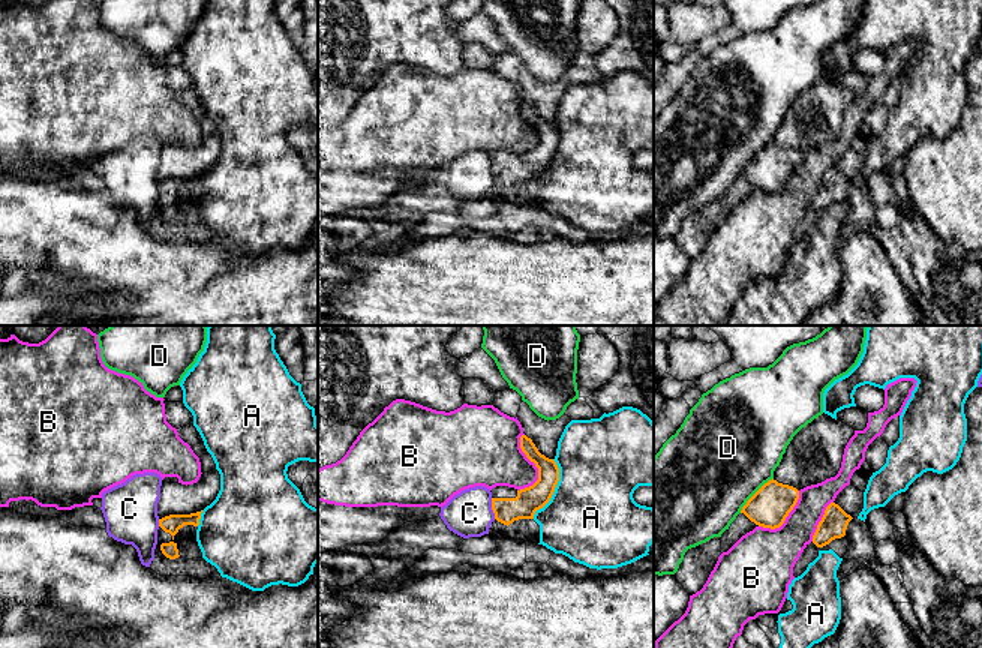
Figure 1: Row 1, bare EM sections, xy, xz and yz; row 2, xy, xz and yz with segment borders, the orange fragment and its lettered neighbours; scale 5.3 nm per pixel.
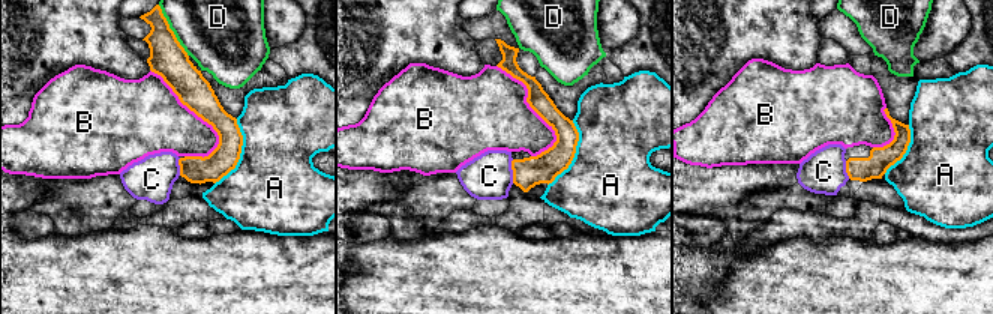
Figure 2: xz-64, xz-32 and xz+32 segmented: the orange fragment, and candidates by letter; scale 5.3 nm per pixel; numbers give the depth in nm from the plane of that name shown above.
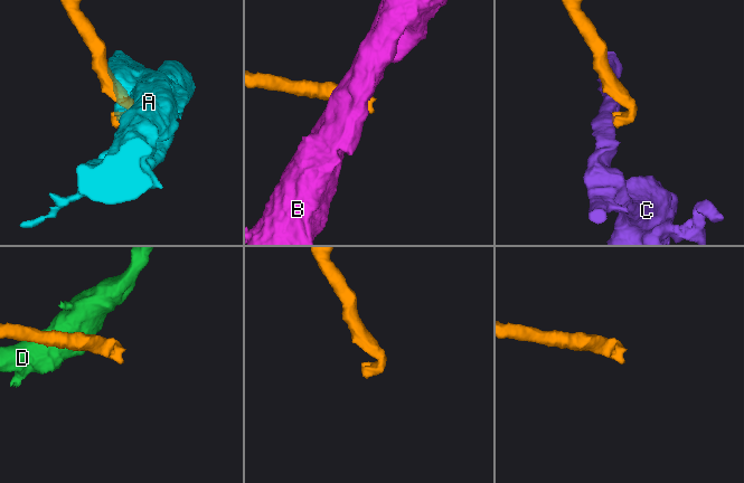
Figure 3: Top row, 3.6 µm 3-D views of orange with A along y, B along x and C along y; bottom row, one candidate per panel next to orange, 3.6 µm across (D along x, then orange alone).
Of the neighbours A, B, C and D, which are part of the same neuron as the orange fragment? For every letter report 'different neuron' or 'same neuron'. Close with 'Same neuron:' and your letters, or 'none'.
A: different neuron
B: different neuron
C: different neuron
D: different neuron
Same neuron: none

